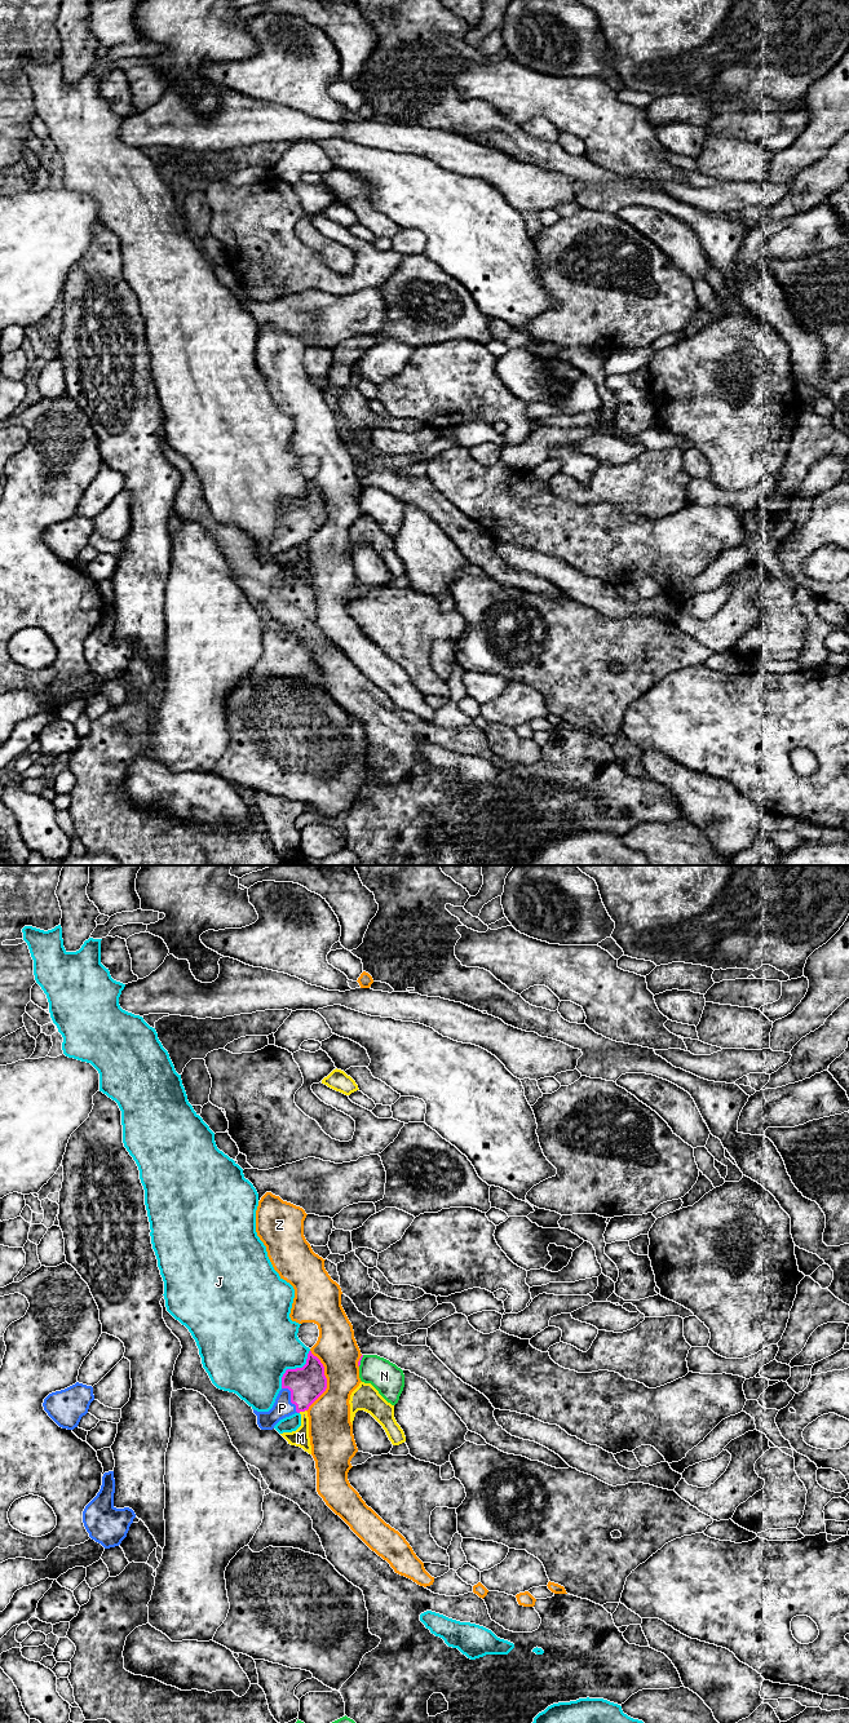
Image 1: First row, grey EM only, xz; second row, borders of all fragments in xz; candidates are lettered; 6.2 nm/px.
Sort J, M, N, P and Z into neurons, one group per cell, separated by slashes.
J / M / N / P / Z

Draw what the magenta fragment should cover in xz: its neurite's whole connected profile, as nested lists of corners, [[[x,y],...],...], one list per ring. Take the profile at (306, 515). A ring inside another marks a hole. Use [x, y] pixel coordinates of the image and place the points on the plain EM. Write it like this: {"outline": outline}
{"outline": [[[309,483],[302,500],[287,501],[279,523],[269,544],[253,545],[261,562],[273,562],[283,550],[305,544],[326,523],[327,510],[320,492]]]}

